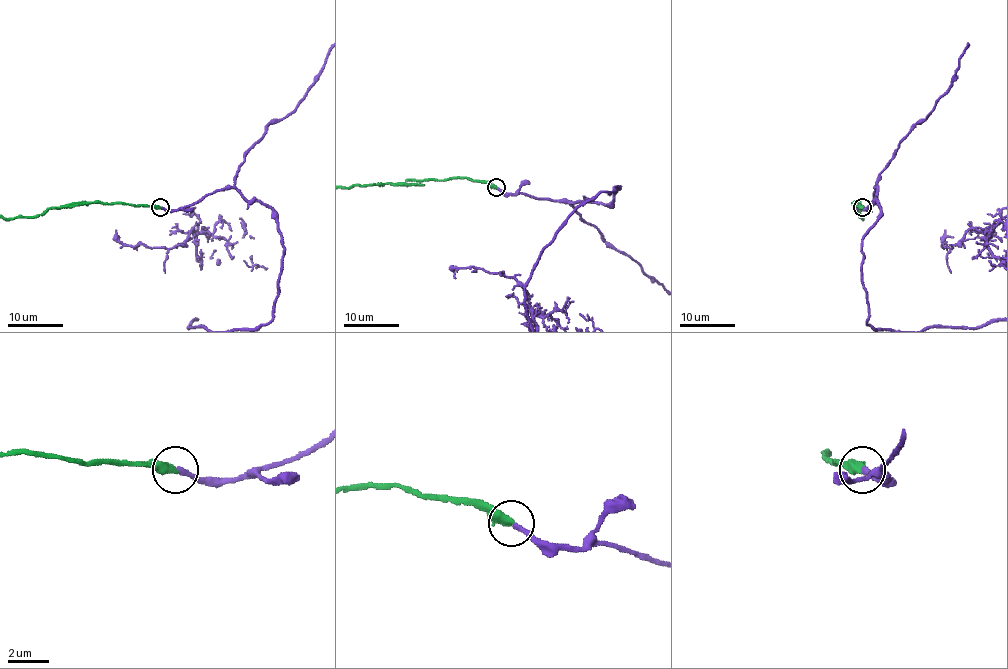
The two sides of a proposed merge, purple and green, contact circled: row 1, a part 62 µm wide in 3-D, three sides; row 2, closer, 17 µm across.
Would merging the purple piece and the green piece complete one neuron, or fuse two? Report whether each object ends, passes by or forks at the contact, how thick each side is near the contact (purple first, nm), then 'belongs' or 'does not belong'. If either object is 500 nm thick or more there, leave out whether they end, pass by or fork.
purple ends; green ends; calibres 240 and 440 nm; belongs

